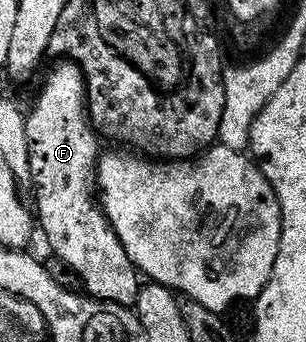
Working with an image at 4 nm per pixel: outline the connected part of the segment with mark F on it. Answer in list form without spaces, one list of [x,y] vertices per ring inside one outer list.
[[[62,60],[58,67],[51,72],[46,78],[46,87],[38,96],[34,107],[31,108],[30,114],[25,115],[26,135],[28,136],[28,160],[30,161],[29,181],[34,181],[34,202],[36,207],[36,222],[40,227],[40,234],[46,237],[46,242],[50,245],[49,253],[53,257],[64,260],[64,264],[68,264],[80,276],[82,281],[82,290],[89,297],[99,298],[101,302],[118,302],[122,306],[133,307],[136,296],[138,295],[138,287],[140,285],[139,271],[135,270],[134,262],[128,256],[128,252],[124,252],[124,244],[120,244],[120,240],[116,236],[116,232],[110,226],[110,221],[106,218],[106,214],[102,211],[101,205],[96,201],[96,163],[100,157],[100,149],[98,150],[99,135],[93,126],[90,125],[90,119],[86,113],[86,80],[82,76],[82,70],[77,64],[69,60]]]

